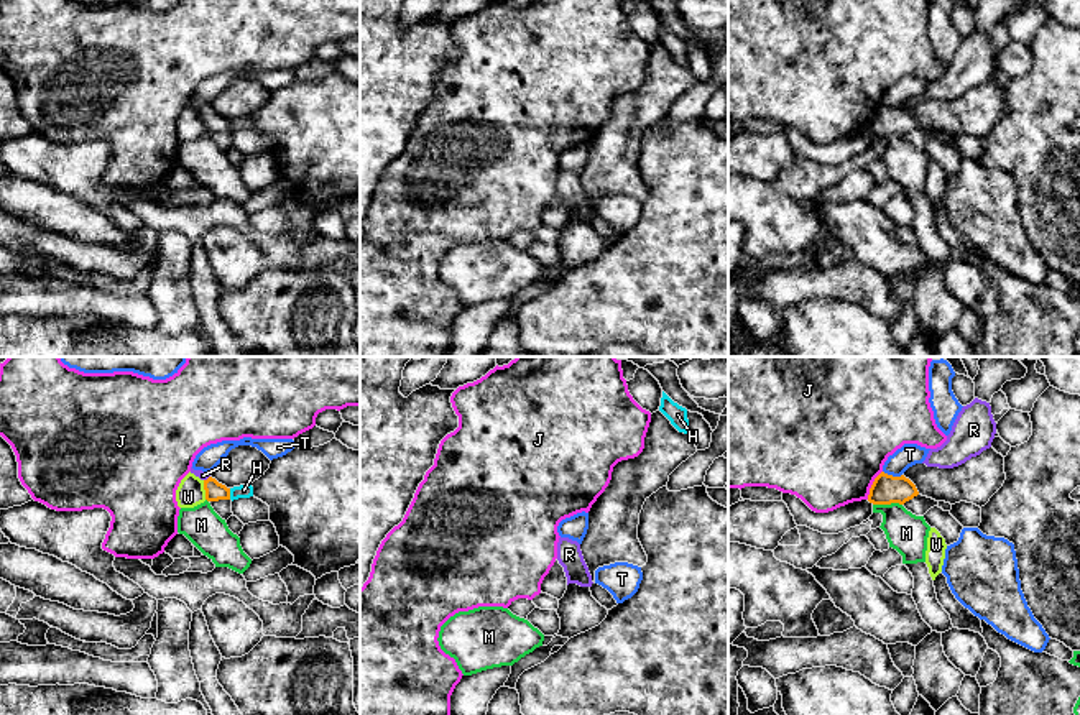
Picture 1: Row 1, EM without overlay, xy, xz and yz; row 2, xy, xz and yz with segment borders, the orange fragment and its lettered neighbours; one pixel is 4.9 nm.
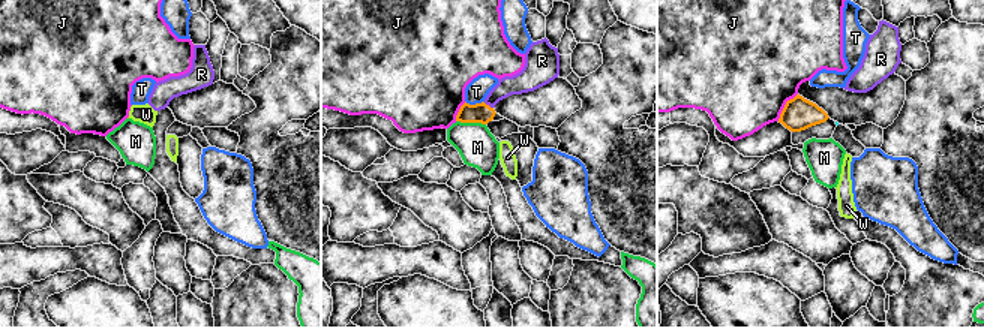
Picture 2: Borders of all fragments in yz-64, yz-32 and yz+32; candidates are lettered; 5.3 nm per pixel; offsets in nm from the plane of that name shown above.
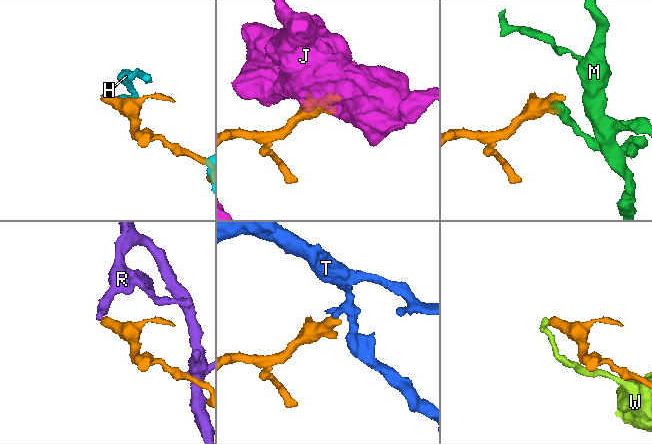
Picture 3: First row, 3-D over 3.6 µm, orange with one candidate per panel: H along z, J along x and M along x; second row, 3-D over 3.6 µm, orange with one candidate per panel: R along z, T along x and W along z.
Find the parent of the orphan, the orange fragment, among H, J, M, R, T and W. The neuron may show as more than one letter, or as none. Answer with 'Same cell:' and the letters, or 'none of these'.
Same cell: R

